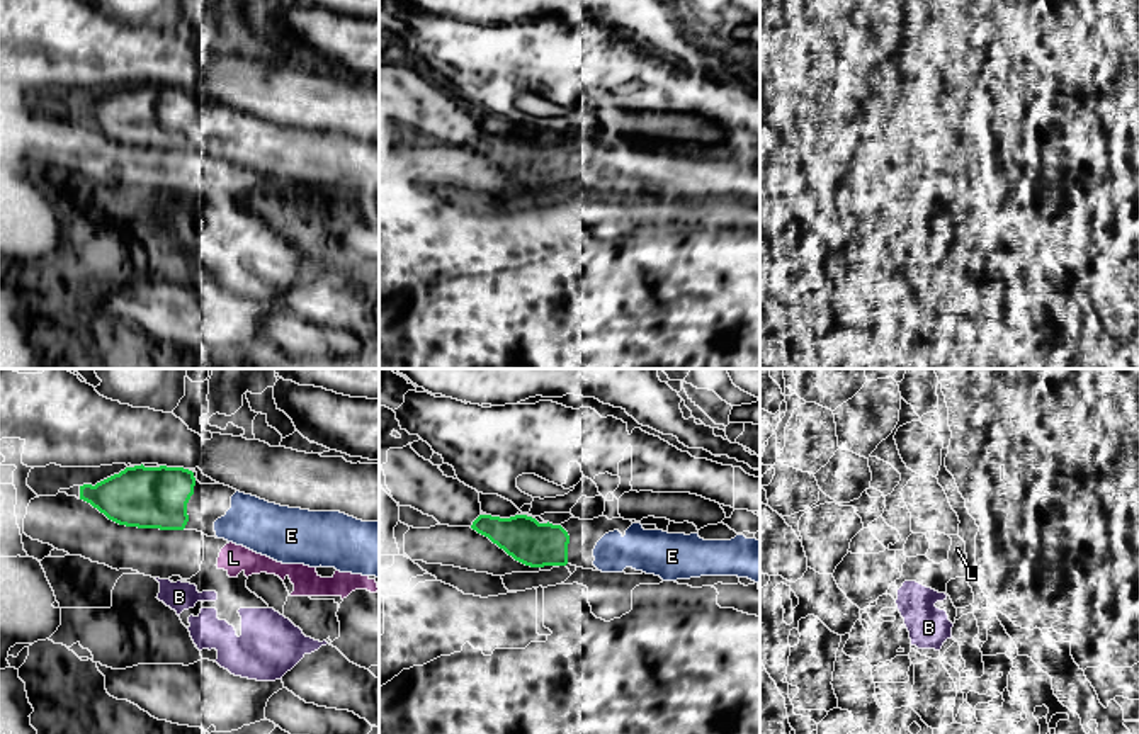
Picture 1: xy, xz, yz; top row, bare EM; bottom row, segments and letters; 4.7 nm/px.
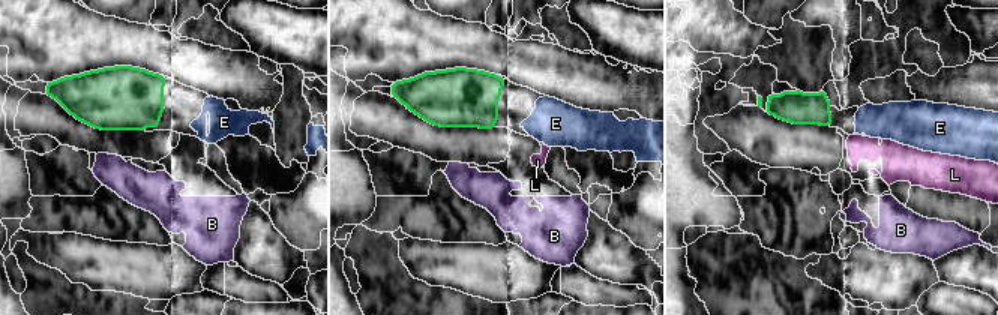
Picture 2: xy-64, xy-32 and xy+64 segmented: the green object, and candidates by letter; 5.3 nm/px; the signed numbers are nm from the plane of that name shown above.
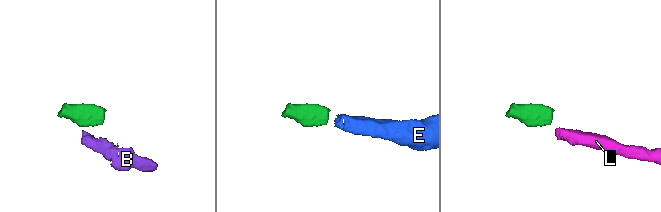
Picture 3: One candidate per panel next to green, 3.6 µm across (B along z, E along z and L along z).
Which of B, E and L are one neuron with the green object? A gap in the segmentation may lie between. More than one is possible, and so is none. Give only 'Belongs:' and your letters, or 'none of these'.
Belongs: E

